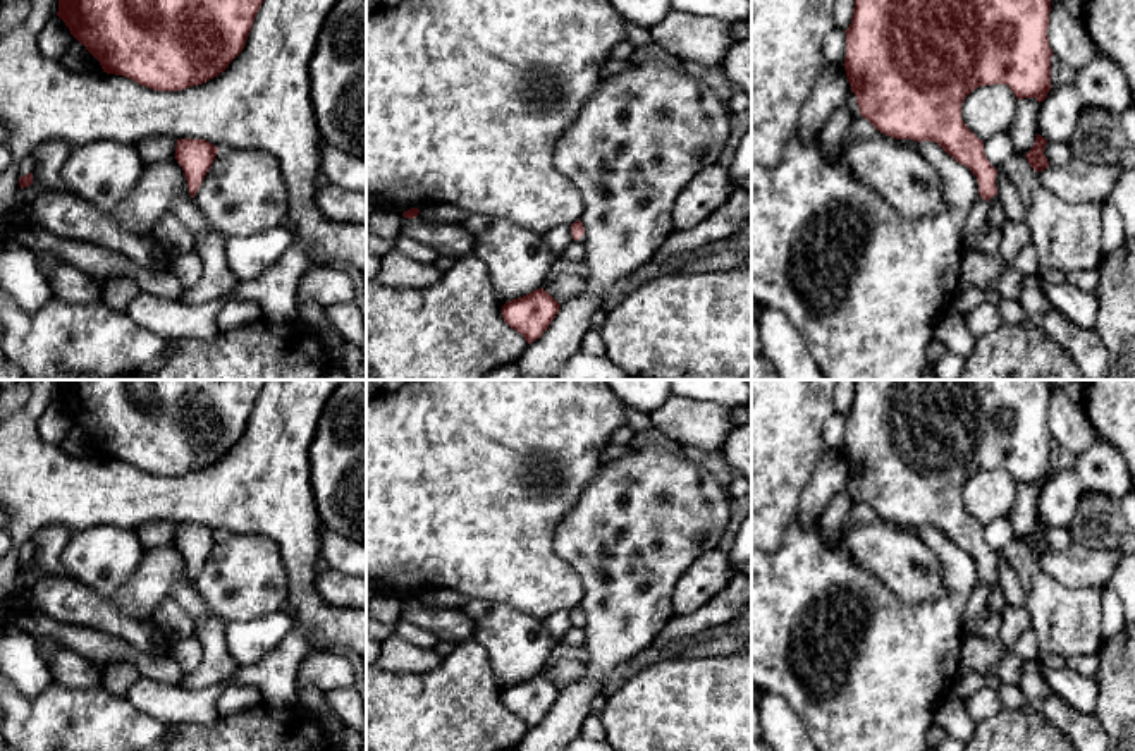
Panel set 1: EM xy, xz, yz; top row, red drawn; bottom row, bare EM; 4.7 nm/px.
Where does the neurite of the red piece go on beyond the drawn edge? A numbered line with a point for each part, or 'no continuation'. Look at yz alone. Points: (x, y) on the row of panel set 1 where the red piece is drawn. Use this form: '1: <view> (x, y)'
1: yz (996, 217)

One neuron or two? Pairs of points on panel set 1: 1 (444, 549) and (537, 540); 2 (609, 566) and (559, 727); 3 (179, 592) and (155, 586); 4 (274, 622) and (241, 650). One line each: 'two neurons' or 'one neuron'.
1: one neuron
2: one neuron
3: two neurons
4: one neuron

